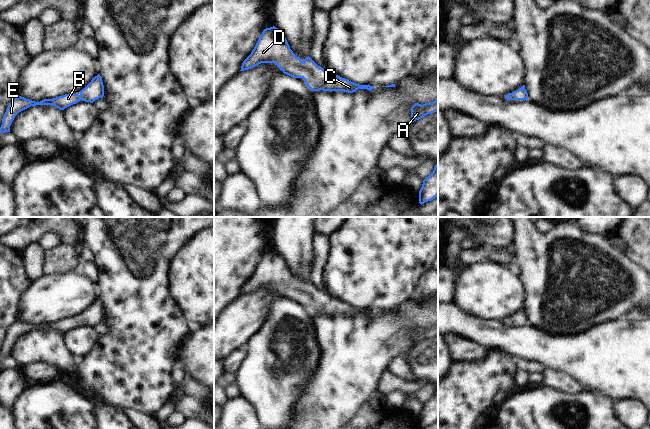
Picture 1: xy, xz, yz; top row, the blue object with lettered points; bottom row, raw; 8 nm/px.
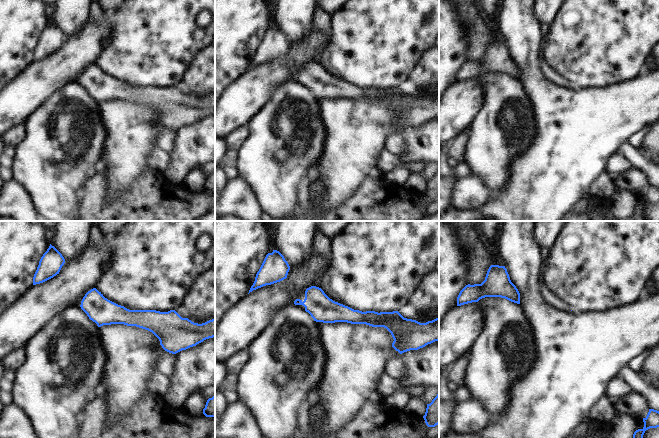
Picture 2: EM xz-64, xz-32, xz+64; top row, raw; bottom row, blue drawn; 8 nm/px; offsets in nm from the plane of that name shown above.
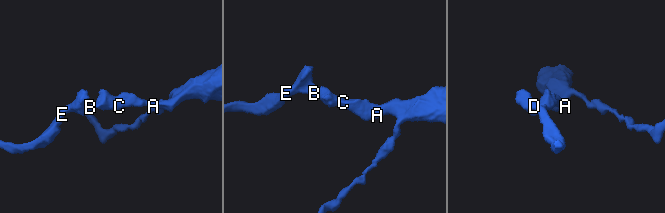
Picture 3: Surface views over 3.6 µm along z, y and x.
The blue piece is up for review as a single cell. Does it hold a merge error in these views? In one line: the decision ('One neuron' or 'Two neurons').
One neuron.

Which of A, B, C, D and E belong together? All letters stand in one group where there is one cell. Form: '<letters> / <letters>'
A B C D E

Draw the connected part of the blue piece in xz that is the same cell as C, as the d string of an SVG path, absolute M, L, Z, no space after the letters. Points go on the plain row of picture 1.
M275 250L263 254L251 278L244 284L240 295L251 293L261 287L275 287L293 302L303 302L311 315L344 315L353 317L358 313L371 315L373 310L359 309L331 298L318 290L309 280L303 285L296 281L283 258Z

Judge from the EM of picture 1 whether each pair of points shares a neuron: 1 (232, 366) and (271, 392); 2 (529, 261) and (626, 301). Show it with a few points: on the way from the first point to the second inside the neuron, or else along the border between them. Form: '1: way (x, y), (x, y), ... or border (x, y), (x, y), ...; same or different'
1: border (246, 347), (246, 355), (235, 373); different
2: way (553, 264), (573, 280), (602, 284); same

